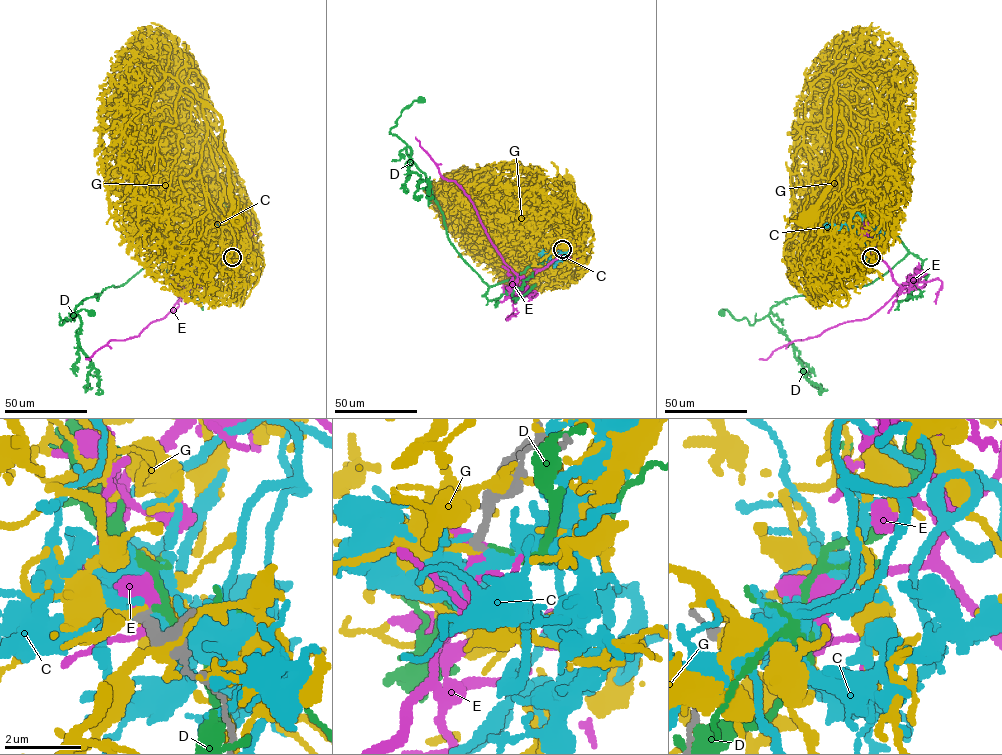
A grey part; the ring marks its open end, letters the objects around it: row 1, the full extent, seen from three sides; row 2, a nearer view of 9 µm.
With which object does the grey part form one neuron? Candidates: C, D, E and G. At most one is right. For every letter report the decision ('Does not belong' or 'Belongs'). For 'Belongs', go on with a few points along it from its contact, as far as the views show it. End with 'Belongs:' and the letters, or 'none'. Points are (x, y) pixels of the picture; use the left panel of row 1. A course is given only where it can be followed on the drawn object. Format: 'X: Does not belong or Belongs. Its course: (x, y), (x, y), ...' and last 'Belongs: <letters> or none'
C: Does not belong
D: Does not belong
E: Does not belong
G: Does not belong
Belongs: none

